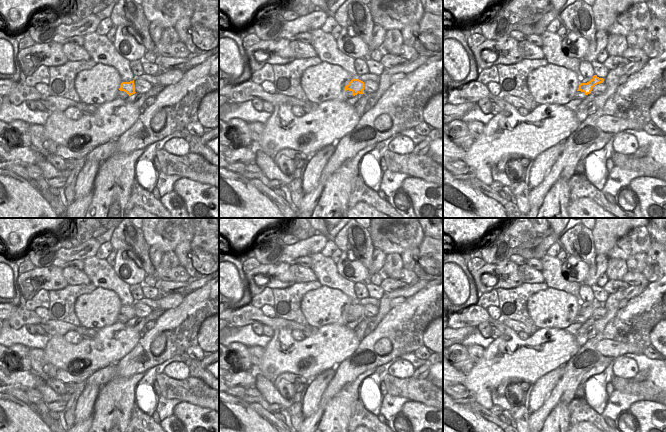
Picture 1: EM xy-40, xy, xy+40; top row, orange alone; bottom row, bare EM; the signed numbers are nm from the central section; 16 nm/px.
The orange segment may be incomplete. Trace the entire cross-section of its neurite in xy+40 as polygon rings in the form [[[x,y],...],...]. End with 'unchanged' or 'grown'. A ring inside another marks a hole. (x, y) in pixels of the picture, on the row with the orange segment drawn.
[[[596,75],[593,76],[593,78],[587,82],[587,83],[580,83],[579,88],[577,91],[581,91],[583,92],[585,95],[588,95],[591,93],[592,88],[600,83],[603,83],[604,79],[603,78],[599,78]]]; unchanged

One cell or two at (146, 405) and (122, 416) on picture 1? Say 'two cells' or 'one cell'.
two cells

